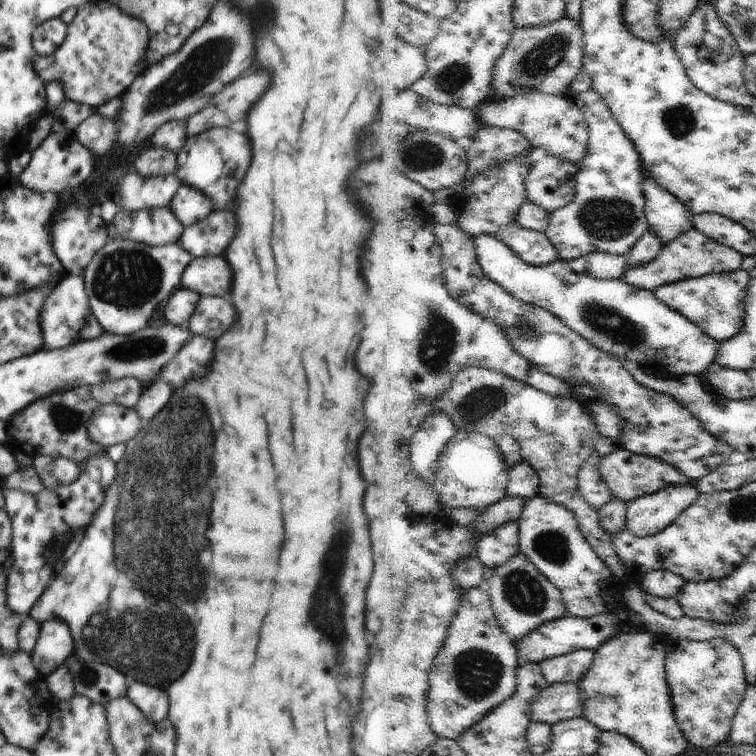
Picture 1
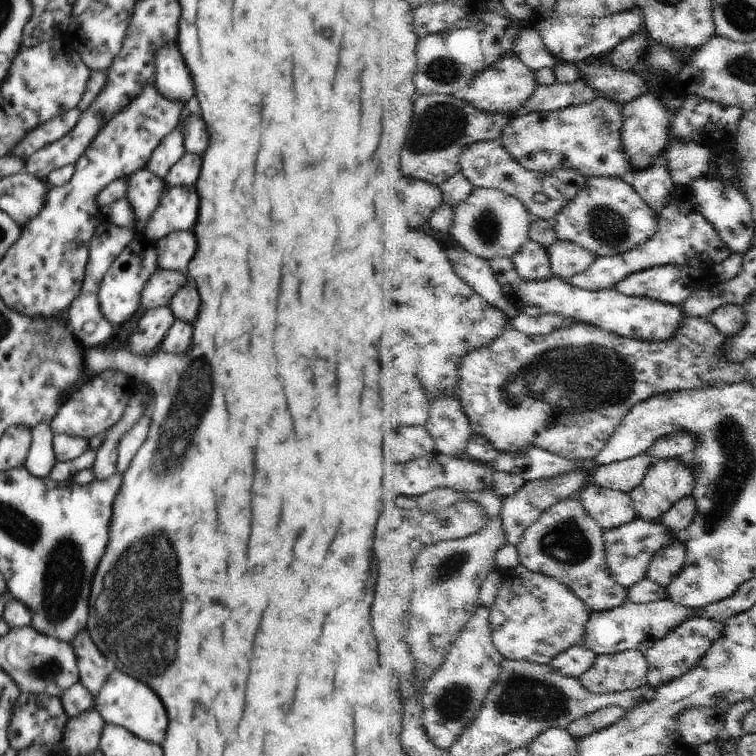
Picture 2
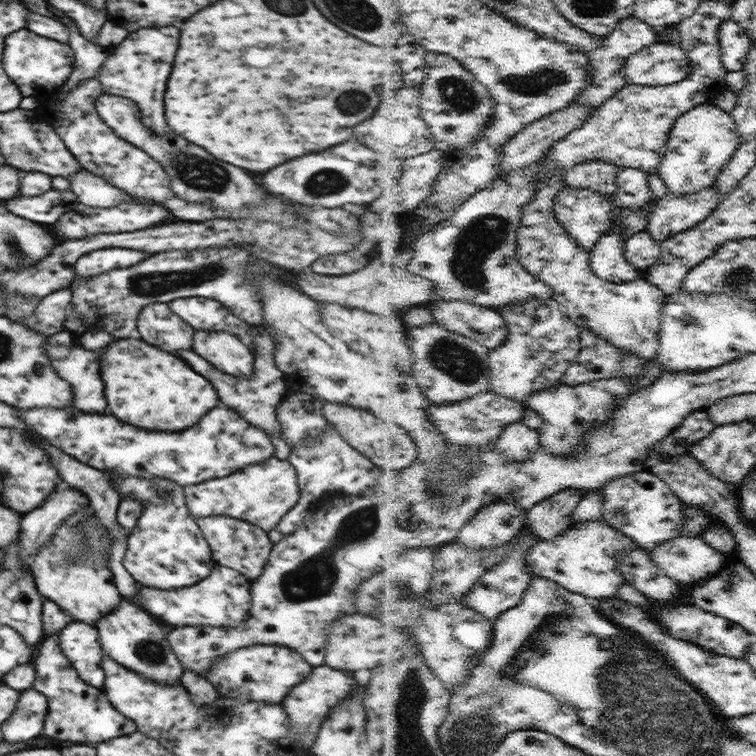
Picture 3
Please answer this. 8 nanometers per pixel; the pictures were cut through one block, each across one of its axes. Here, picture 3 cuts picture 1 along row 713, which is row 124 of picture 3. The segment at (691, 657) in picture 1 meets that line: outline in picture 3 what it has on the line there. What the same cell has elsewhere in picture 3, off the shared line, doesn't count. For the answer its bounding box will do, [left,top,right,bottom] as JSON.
[659,100,742,196]

